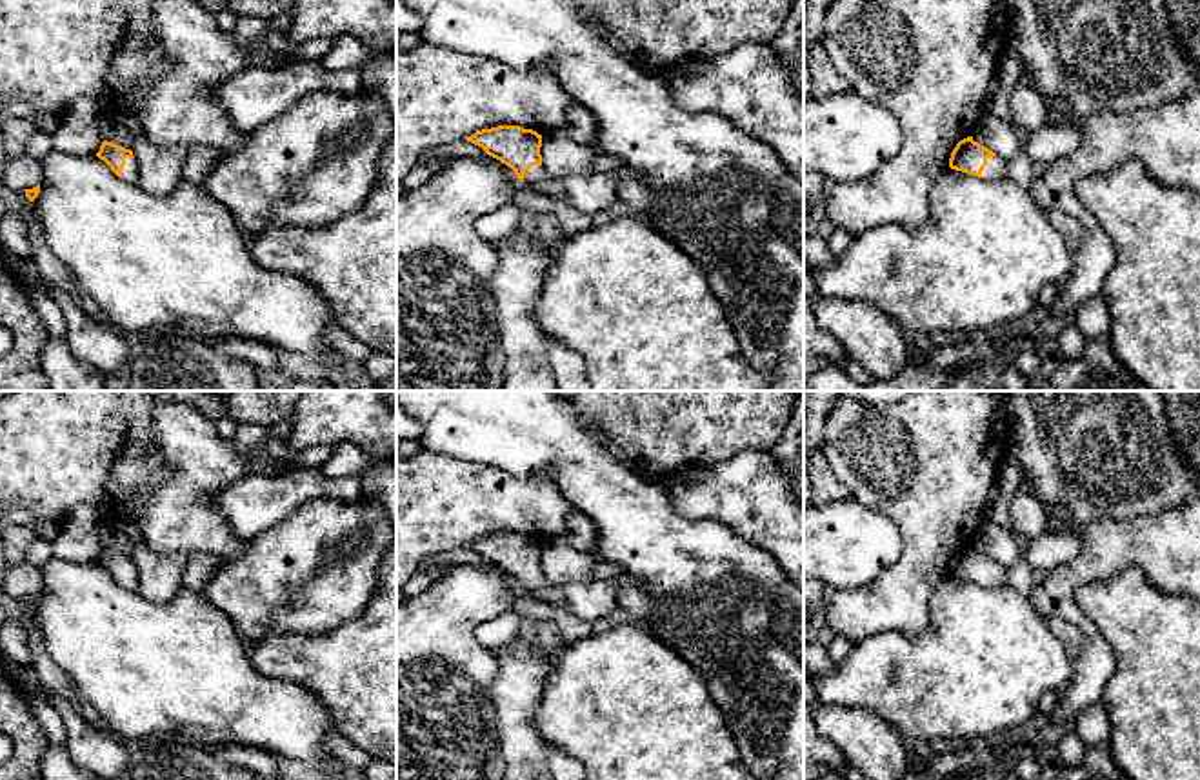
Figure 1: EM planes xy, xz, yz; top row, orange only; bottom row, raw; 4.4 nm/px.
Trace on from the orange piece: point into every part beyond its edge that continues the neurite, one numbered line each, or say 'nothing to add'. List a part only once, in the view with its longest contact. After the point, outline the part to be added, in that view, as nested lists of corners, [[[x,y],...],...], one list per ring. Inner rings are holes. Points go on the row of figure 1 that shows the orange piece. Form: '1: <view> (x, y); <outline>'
1: xy (130, 173); [[[125,158],[125,165],[122,169],[122,178],[125,182],[136,182],[138,180],[138,165],[135,158]]]

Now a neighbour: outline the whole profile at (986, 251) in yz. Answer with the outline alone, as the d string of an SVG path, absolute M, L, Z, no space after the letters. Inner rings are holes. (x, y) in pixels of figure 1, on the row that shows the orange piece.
M947 167L931 189L925 224L915 229L898 224L873 227L831 265L809 273L820 296L876 304L887 318L911 331L975 336L996 333L1005 322L1025 315L1038 304L1044 285L1062 287L1067 282L1073 264L1075 253L1029 191L1009 176L984 180Z

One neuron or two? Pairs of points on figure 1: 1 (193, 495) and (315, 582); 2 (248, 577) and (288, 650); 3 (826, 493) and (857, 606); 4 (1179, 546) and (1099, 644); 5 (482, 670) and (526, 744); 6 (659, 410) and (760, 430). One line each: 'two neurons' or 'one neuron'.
1: two neurons
2: two neurons
3: two neurons
4: one neuron
5: two neurons
6: one neuron

